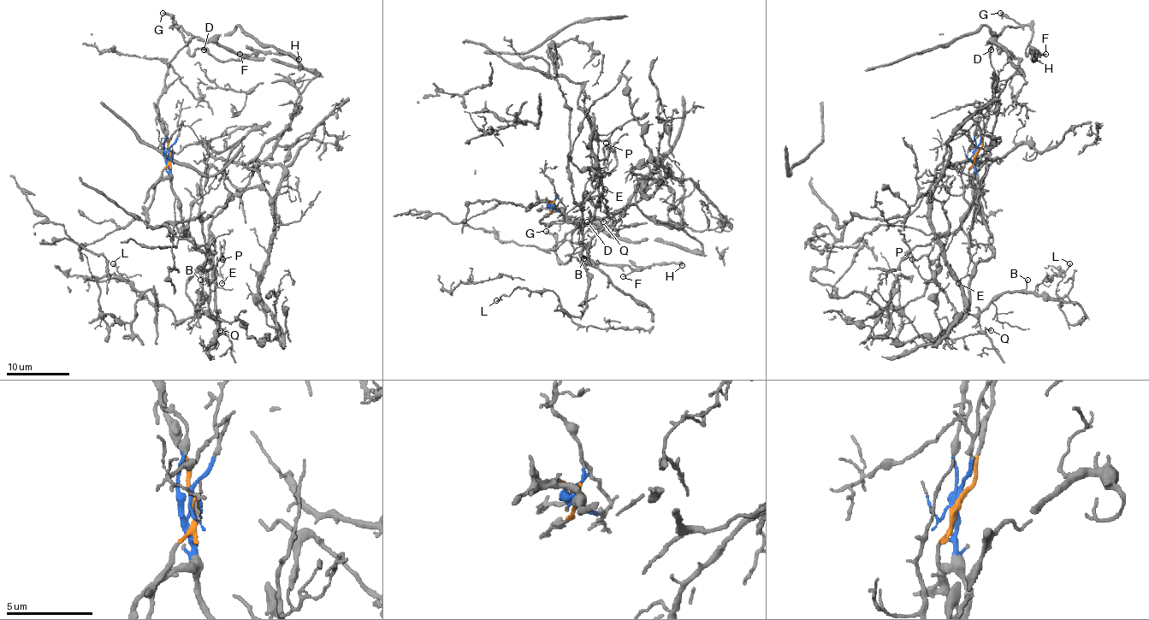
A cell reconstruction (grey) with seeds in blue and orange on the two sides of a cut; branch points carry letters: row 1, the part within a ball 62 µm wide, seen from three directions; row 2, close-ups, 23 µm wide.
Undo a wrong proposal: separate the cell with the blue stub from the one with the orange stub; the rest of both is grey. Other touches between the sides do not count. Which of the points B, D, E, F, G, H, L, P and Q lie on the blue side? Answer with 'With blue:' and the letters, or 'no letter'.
With blue: B, E, L, P, Q

